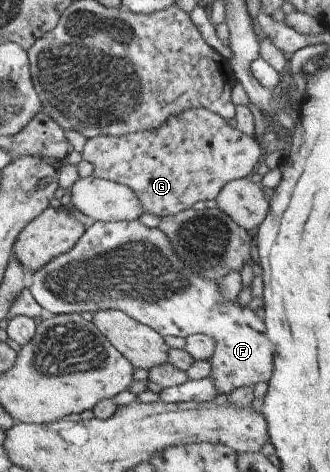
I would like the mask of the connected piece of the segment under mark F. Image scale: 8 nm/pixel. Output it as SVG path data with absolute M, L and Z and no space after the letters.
M131 220L130 222L115 221L115 222L94 222L89 227L85 228L82 235L78 238L78 241L62 255L56 256L53 260L45 263L40 269L37 269L32 273L32 283L28 288L30 295L34 301L40 305L45 315L53 314L71 314L76 312L84 315L93 315L98 310L120 310L124 315L130 317L134 321L150 327L160 334L162 337L188 337L193 333L206 334L215 341L214 350L212 356L208 359L211 363L211 370L208 378L212 378L214 385L216 386L217 393L229 394L234 388L242 386L254 386L260 381L267 383L272 373L272 358L273 352L267 335L265 334L265 327L262 321L246 307L242 308L236 305L236 300L233 302L226 302L222 300L222 297L218 294L218 284L214 282L202 279L199 275L196 275L192 271L192 267L188 267L186 263L182 263L180 258L171 250L169 240L158 228L148 228L140 224L137 220Z

